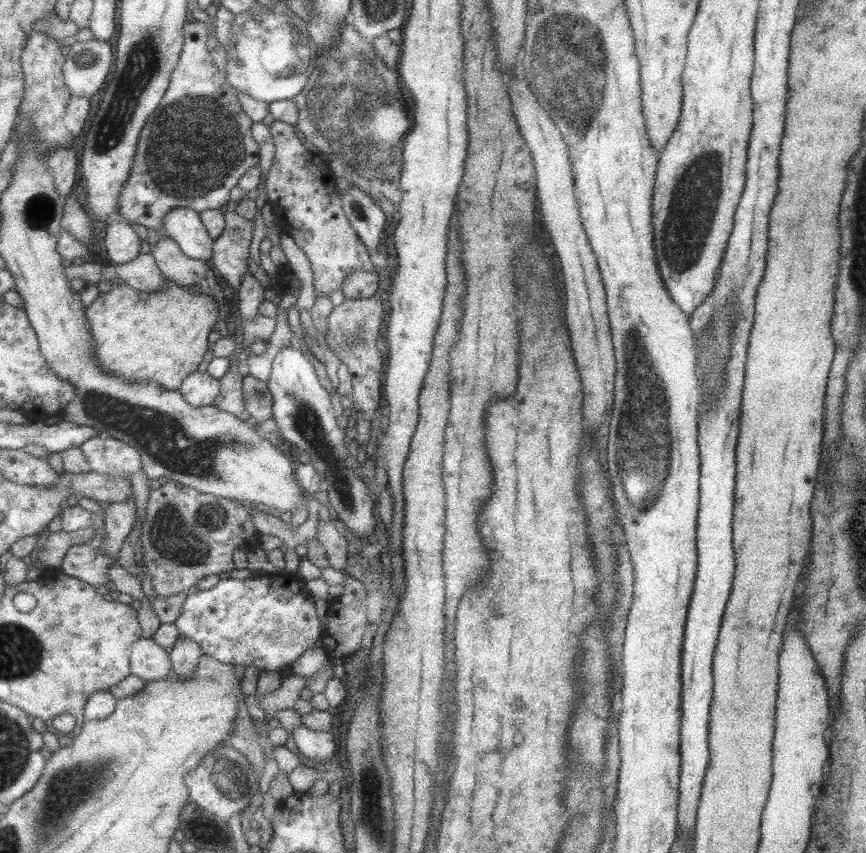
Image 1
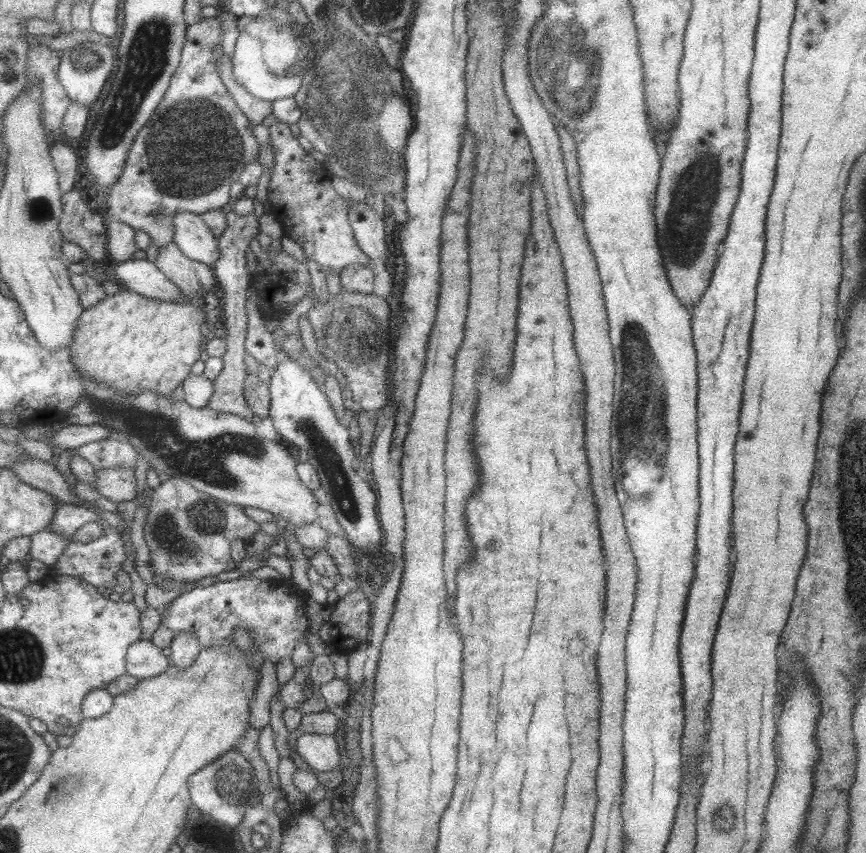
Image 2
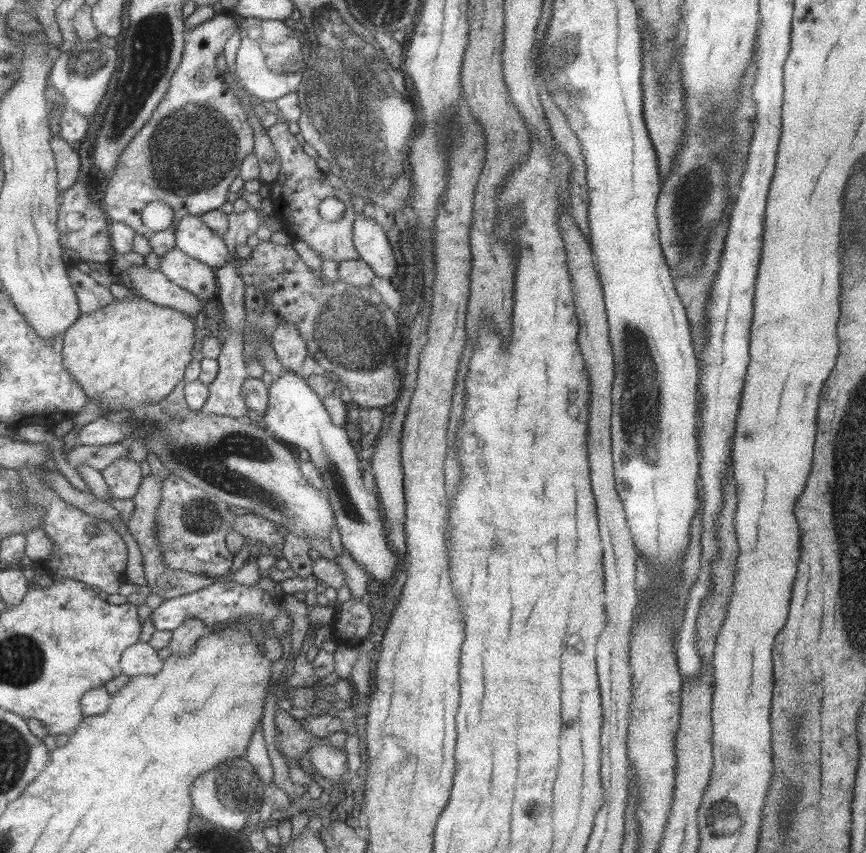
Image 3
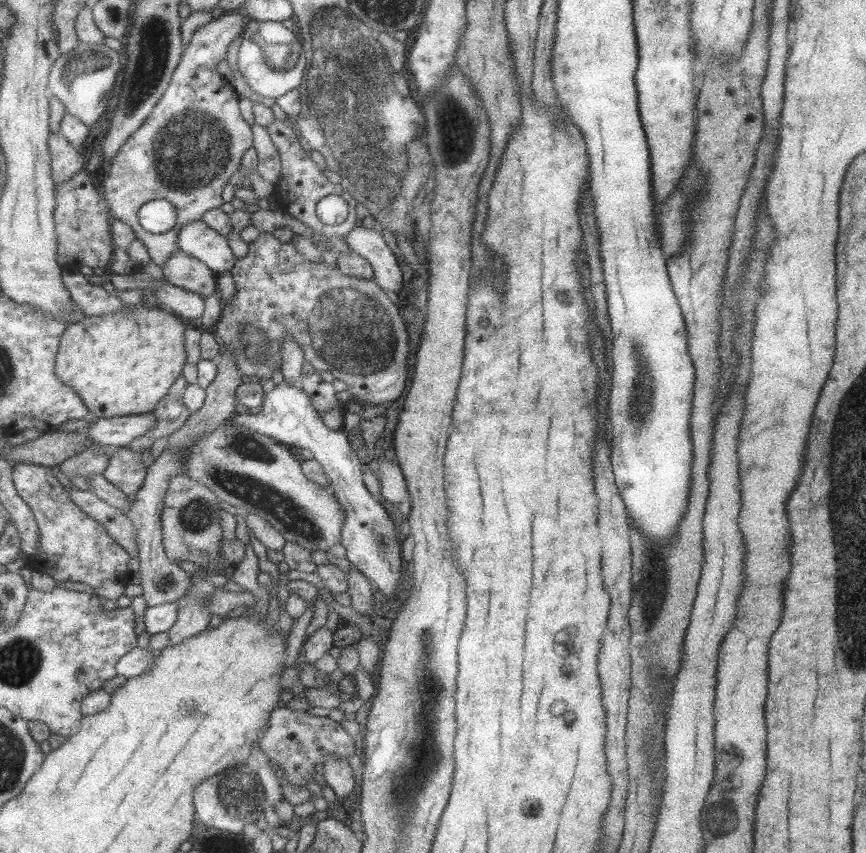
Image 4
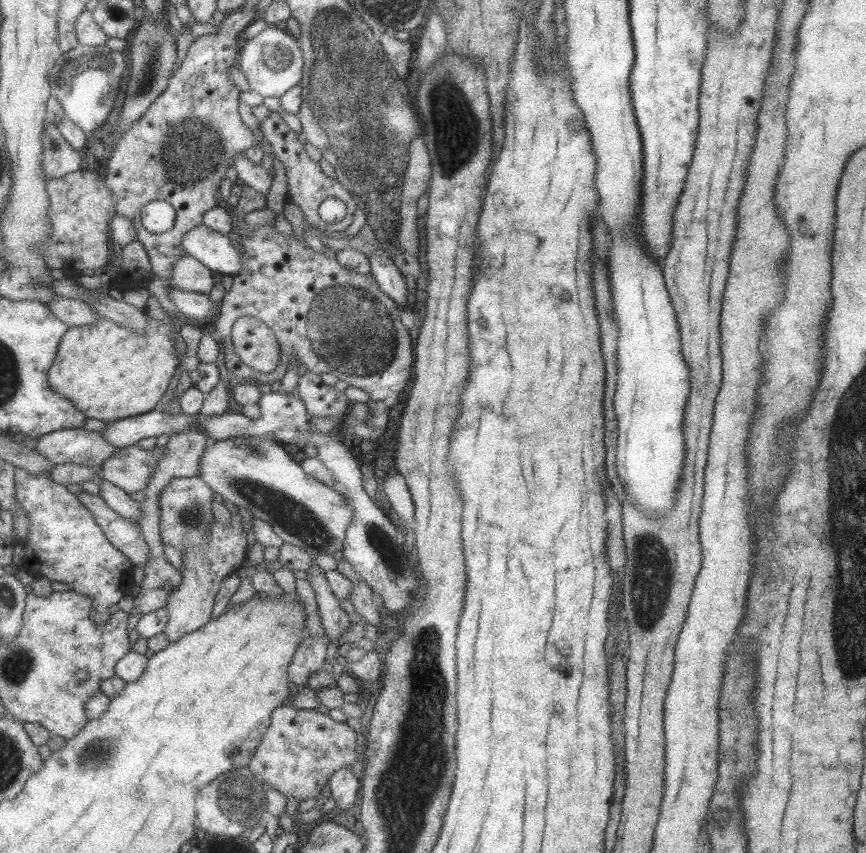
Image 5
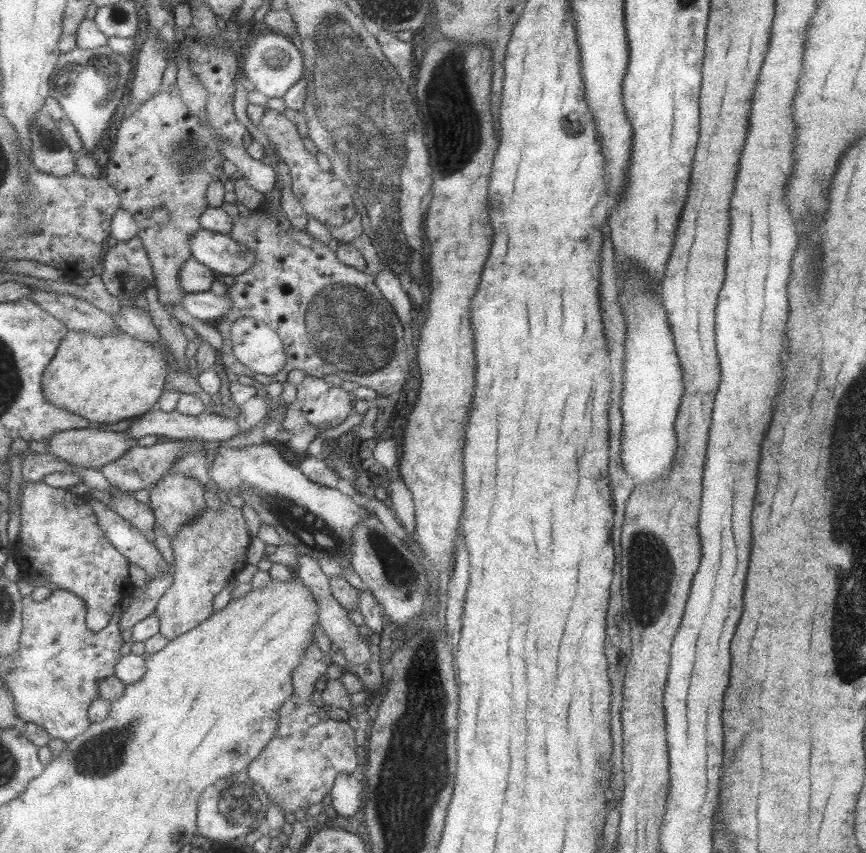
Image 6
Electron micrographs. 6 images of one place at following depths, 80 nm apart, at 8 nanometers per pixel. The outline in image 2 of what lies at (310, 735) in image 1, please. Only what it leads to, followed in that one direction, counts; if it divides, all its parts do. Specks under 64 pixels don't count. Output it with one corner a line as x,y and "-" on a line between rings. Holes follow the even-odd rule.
301,734
292,739
292,744
296,753
319,775
338,769
341,756
333,735

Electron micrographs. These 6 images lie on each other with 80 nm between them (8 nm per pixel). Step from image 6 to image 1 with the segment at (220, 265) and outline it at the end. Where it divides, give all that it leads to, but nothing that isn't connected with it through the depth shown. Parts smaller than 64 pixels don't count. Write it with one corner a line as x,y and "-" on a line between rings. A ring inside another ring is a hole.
172,208
163,218
162,234
175,241
187,258
209,263
214,241
203,228
198,213
191,208

